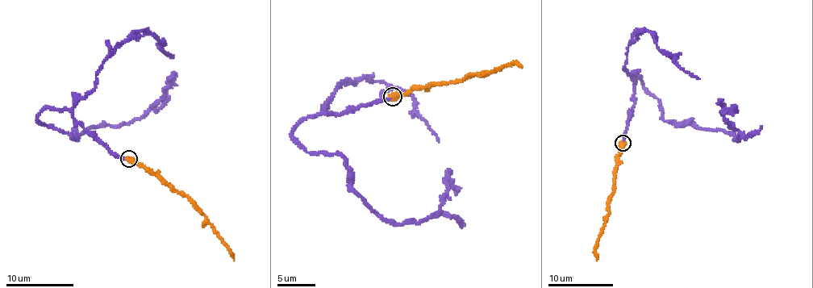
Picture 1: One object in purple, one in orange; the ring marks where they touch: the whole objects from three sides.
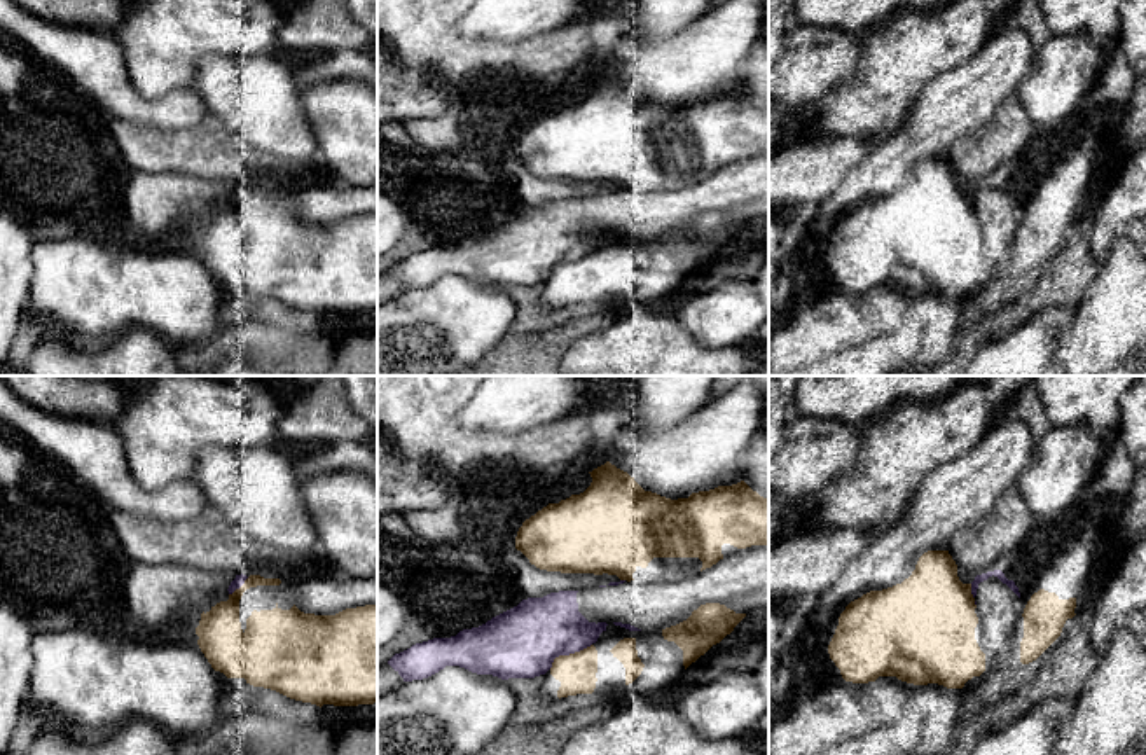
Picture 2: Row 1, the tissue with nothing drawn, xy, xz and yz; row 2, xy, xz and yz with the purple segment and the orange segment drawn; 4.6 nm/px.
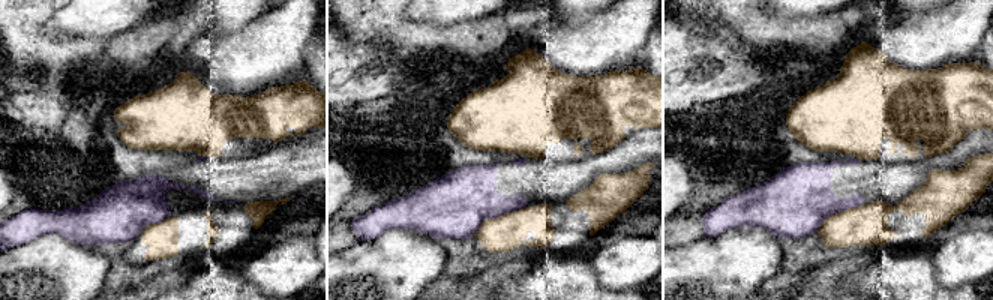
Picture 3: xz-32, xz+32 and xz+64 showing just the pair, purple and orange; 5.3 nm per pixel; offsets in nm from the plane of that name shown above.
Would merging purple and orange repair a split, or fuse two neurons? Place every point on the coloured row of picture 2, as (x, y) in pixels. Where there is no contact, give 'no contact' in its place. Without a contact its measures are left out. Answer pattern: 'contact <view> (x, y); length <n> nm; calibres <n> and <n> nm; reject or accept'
contact xz (568, 654); length 240 nm; calibres 320 and 180 nm; reject

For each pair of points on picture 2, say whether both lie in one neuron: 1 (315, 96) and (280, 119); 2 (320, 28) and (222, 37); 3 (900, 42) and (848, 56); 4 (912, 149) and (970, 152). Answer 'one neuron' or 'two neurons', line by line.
1: two neurons
2: two neurons
3: two neurons
4: two neurons

